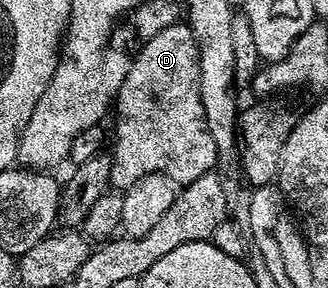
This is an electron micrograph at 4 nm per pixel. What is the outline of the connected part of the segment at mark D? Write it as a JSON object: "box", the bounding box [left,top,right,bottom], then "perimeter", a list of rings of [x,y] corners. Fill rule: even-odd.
{"box":[110,21,217,189],"perimeter":[[[179,21],[168,25],[168,29],[160,29],[160,33],[156,33],[152,38],[145,40],[141,44],[142,48],[138,51],[138,56],[135,54],[130,60],[130,68],[124,77],[124,81],[118,90],[118,98],[112,104],[114,115],[114,135],[112,131],[112,143],[114,139],[114,151],[112,150],[112,173],[110,174],[110,182],[115,188],[129,189],[134,187],[141,179],[149,175],[167,175],[173,179],[175,184],[185,185],[196,181],[198,177],[204,177],[211,174],[215,170],[217,160],[217,150],[215,149],[212,137],[207,134],[205,125],[205,113],[201,105],[201,95],[198,92],[198,49],[197,42],[194,40],[193,33],[190,31],[190,26],[186,21]]]}

